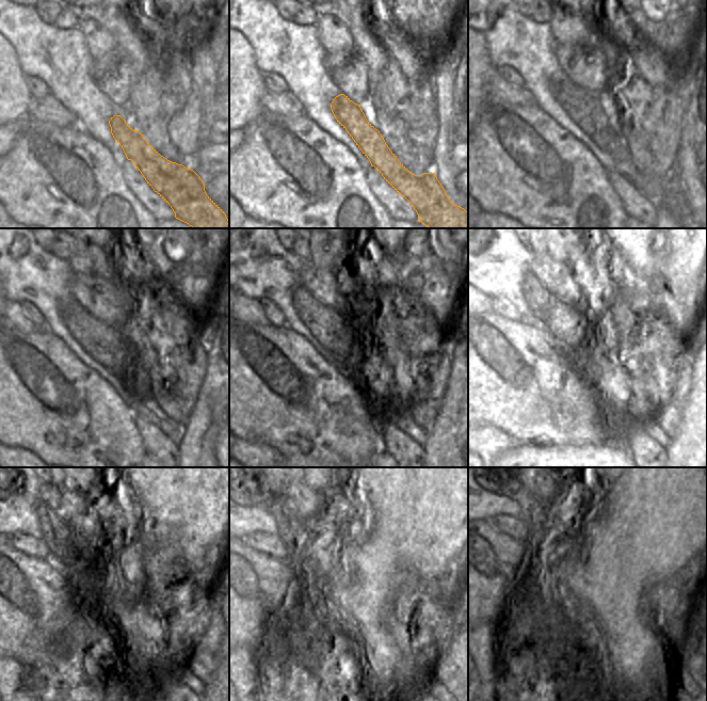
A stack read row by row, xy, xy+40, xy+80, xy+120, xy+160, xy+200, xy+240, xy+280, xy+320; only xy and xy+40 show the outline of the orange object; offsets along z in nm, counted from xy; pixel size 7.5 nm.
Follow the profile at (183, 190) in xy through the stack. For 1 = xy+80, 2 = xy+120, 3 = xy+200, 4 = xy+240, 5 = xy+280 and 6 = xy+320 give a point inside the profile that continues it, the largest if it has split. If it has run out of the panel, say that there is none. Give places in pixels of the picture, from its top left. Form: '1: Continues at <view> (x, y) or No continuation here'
1: Continues at xy+80 (587, 109)
2: Continues at xy+120 (107, 345)
3: Continues at xy+200 (565, 322)
4: Continues at xy+240 (57, 535)
5: Continues at xy+280 (289, 527)
6: Continues at xy+320 (523, 514).

